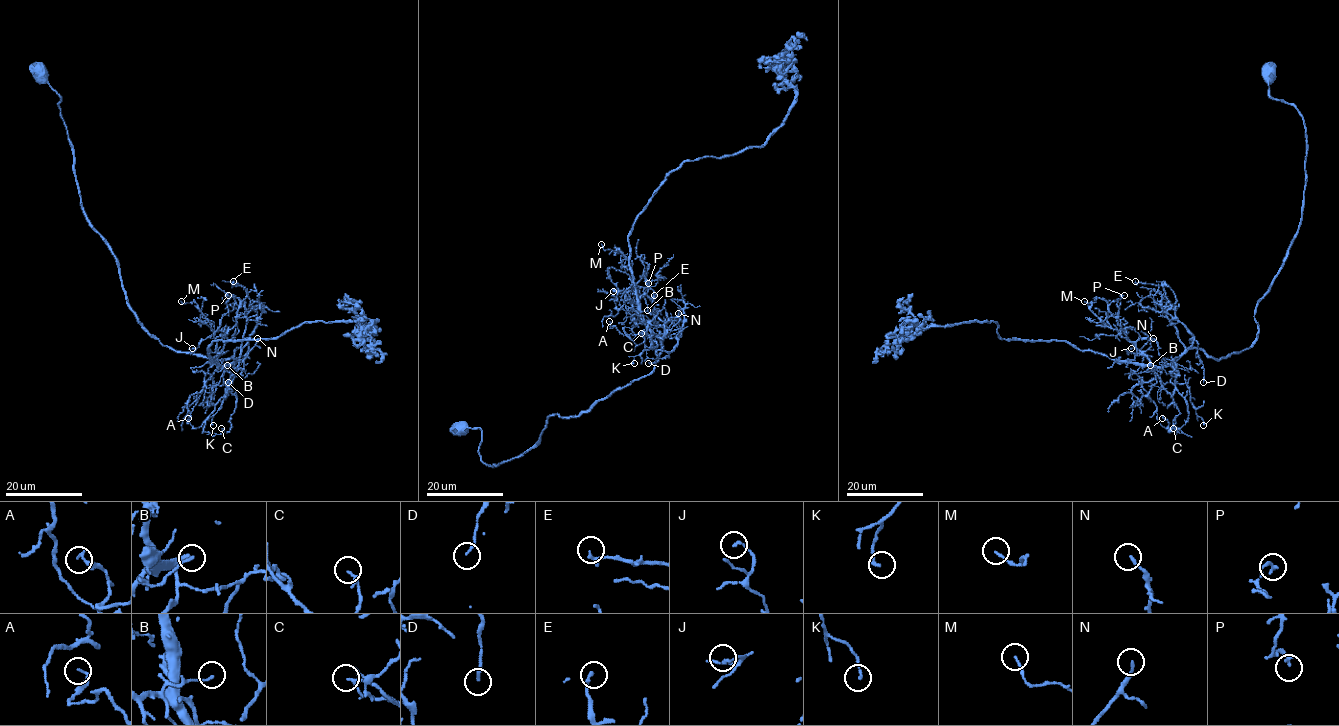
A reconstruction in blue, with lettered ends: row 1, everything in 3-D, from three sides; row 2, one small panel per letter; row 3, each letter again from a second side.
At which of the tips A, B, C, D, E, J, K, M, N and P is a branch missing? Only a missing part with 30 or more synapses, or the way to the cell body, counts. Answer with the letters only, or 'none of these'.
none of these

